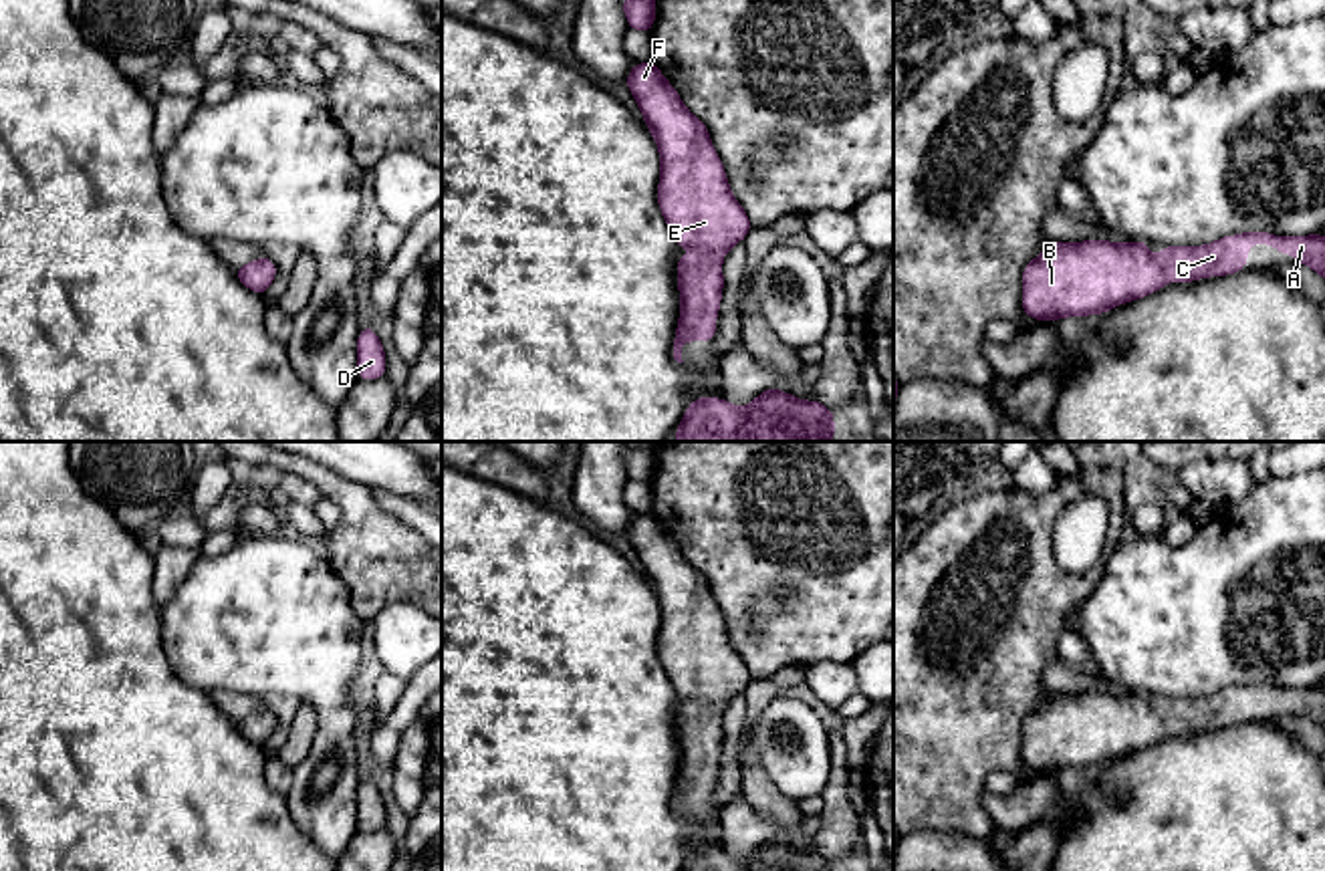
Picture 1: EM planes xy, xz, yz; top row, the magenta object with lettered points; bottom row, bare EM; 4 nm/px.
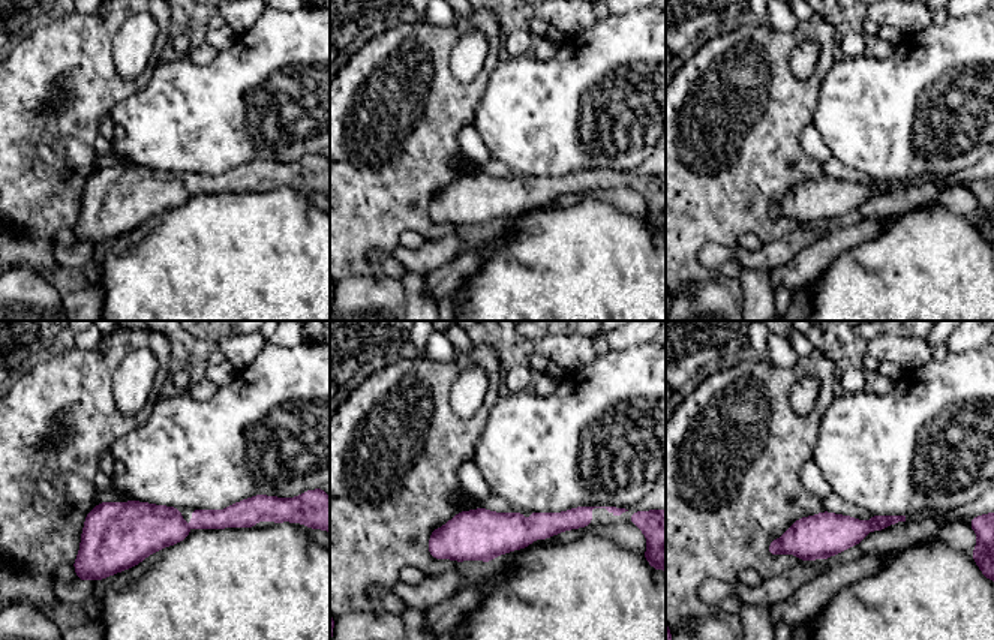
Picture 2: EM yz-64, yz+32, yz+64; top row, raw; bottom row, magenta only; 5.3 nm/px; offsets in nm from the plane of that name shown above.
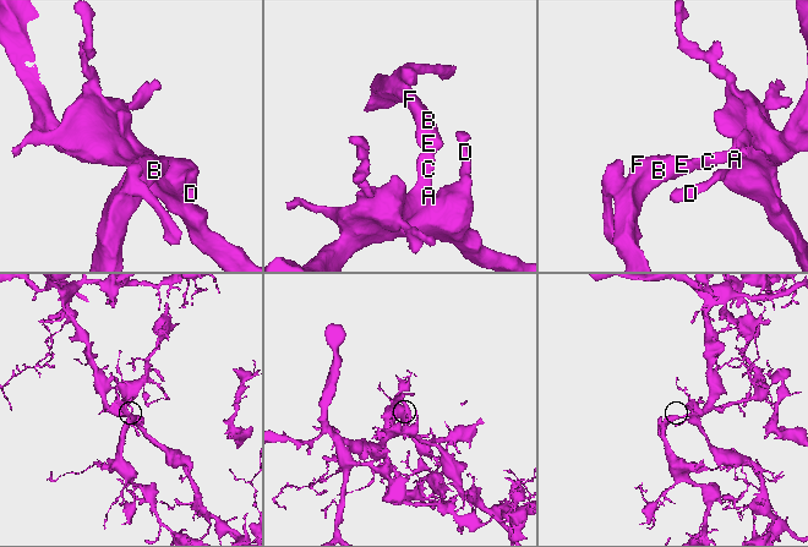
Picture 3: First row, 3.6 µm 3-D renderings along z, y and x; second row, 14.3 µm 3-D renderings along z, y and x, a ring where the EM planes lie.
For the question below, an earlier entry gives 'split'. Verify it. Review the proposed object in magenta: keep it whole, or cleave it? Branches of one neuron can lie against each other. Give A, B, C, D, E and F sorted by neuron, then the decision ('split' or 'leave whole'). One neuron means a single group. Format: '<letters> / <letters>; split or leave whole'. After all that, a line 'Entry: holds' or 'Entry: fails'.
A B C D E F; leave whole
Entry: fails

